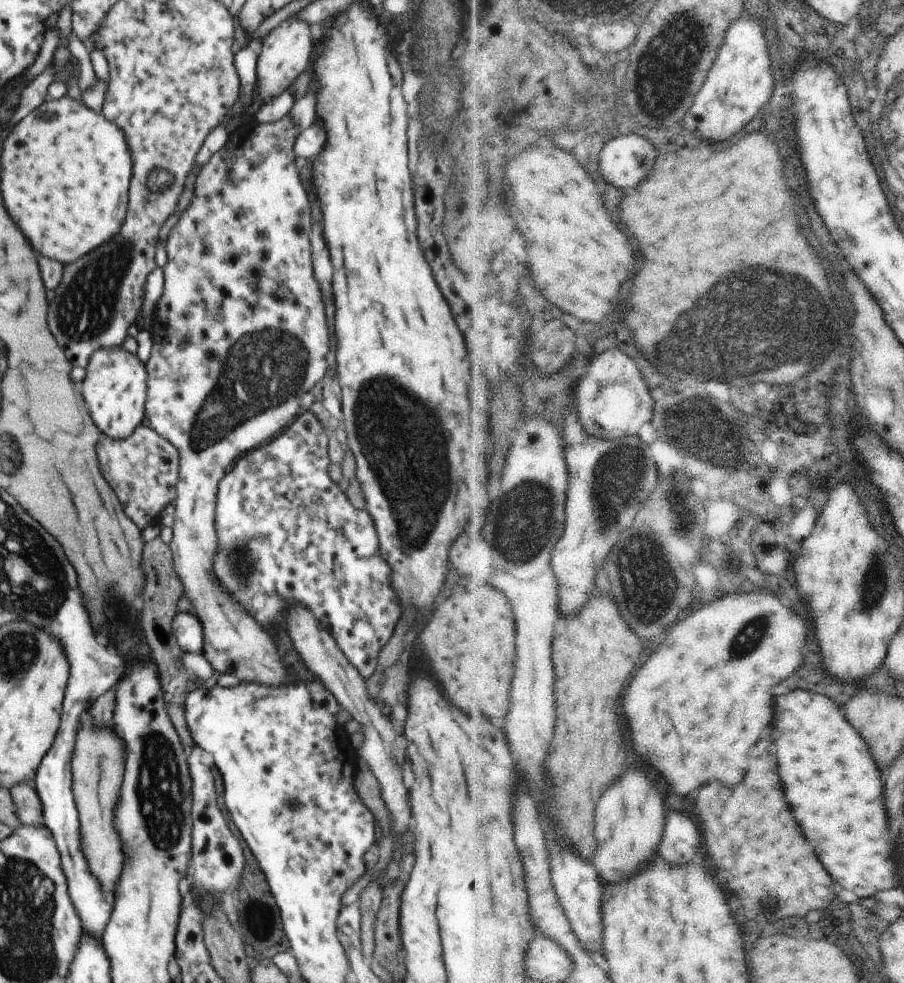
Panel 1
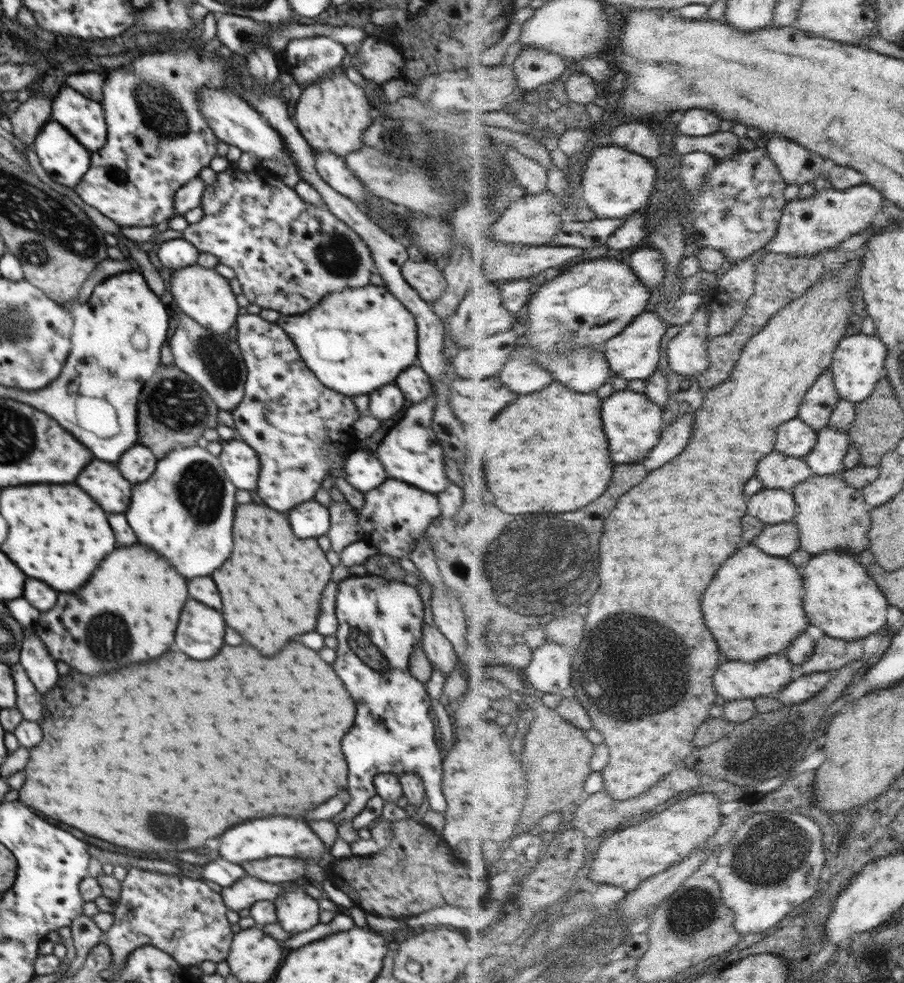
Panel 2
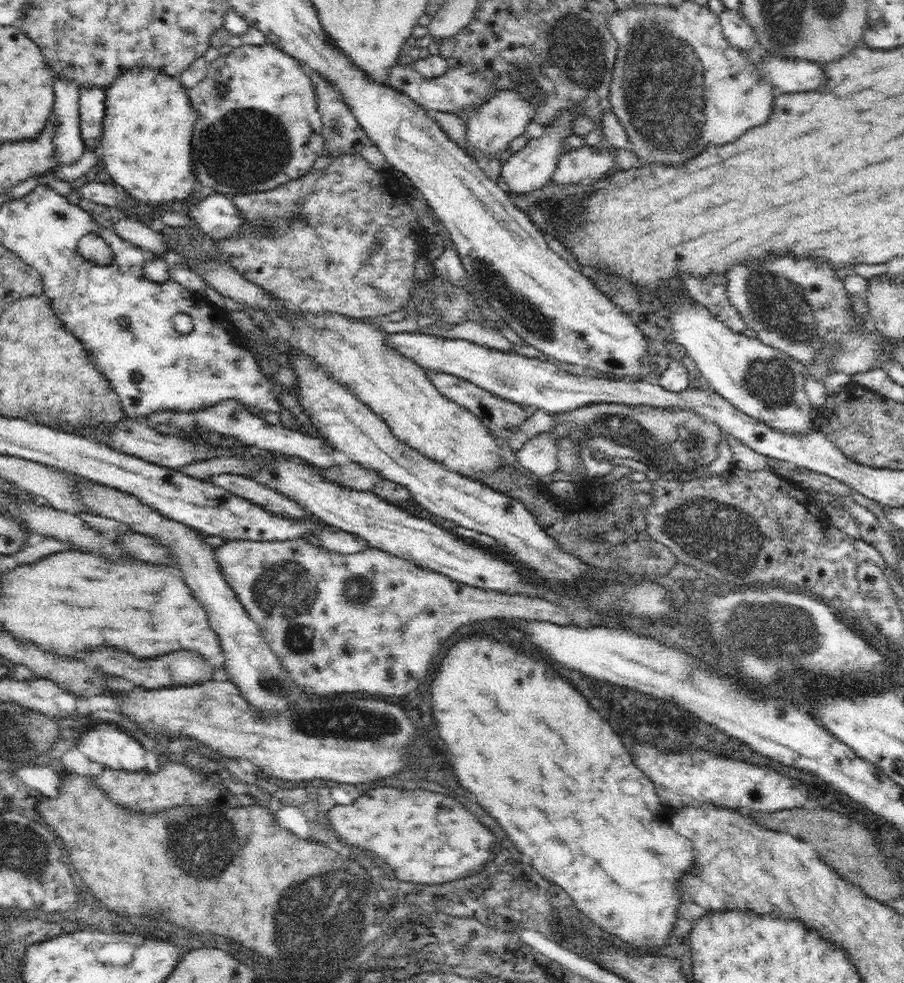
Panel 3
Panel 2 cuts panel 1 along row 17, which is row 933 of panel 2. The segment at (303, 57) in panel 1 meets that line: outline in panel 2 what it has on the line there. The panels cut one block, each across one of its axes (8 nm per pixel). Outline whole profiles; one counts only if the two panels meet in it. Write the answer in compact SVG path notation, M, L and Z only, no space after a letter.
M302 886L280 893L273 901L276 907L276 922L291 936L310 930L319 922L321 909L318 901Z

